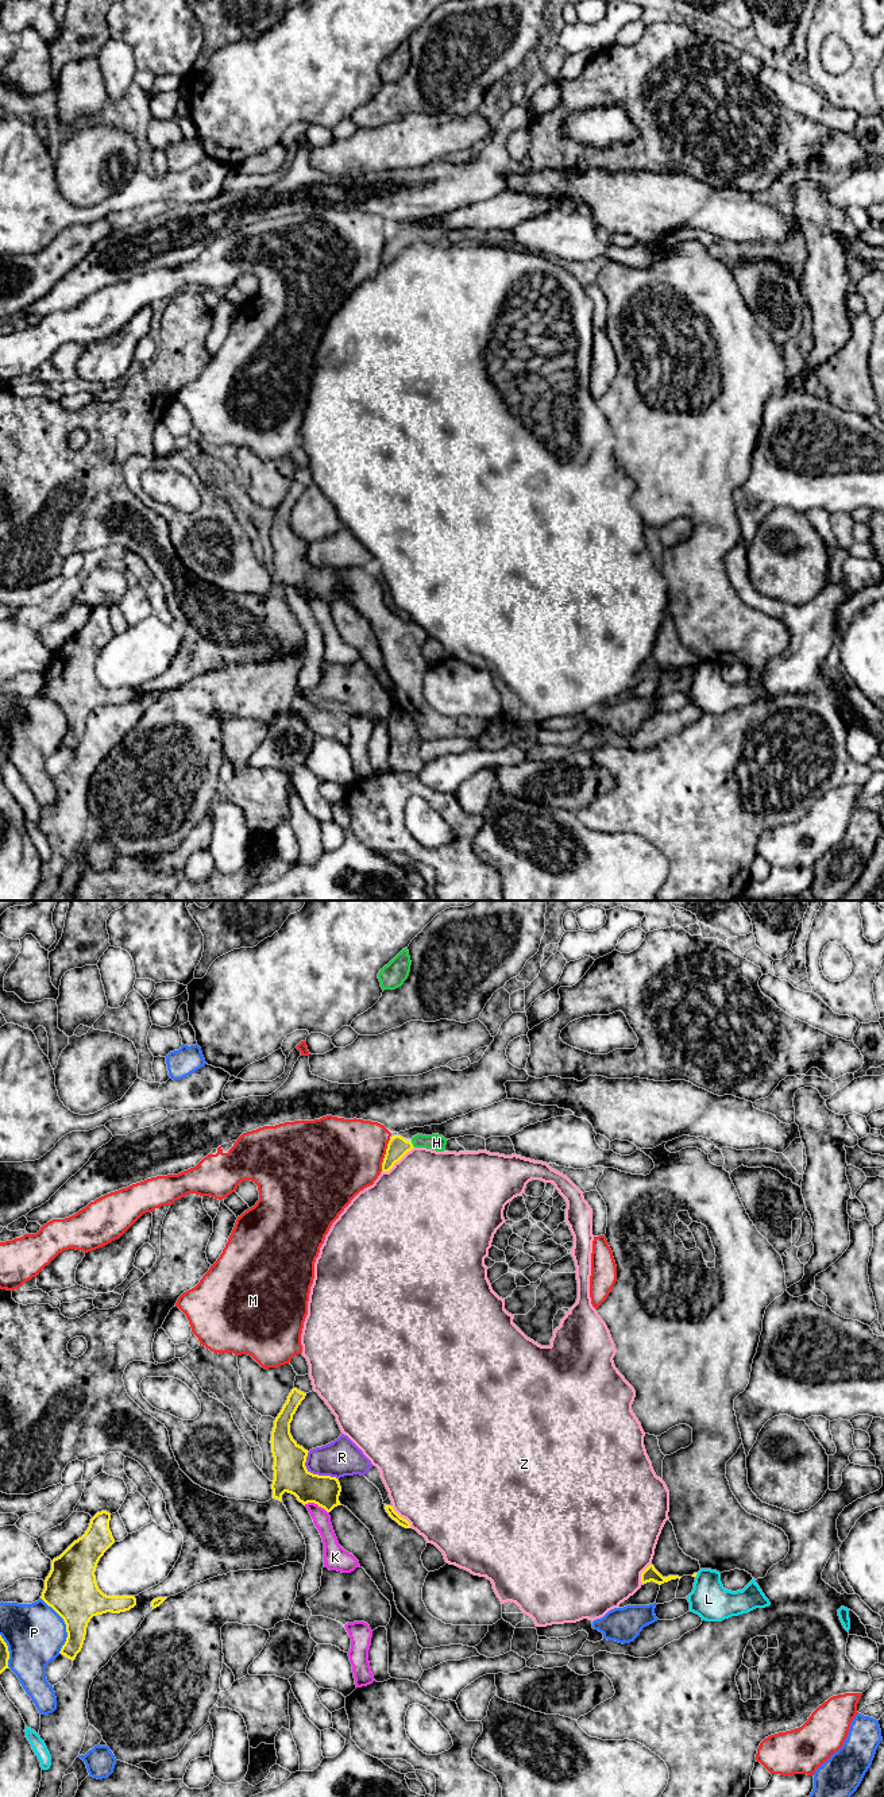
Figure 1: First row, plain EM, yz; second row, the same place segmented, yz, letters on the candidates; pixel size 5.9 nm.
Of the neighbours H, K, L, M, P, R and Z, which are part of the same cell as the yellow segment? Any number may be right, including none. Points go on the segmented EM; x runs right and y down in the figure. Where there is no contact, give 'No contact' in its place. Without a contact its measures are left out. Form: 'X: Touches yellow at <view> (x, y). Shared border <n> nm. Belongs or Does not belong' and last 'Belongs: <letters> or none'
H: Touches yellow at yz (412, 1144). Shared border 50 nm. Belongs
K: Touches yellow at yz (316, 1503). Shared border 160 nm. Does not belong
L: Touches yellow at yz (695, 1576). Shared border 40 nm. Does not belong
M: Touches yellow at yz (385, 1155). Shared border 200 nm. Does not belong
P: Touches yellow at yz (66, 1626). Shared border 360 nm. Does not belong
R: Touches yellow at yz (315, 1474). Shared border 240 nm. Does not belong
Z: Touches yellow at yz (397, 1161). Shared border 240 nm. Does not belong
Belongs: H

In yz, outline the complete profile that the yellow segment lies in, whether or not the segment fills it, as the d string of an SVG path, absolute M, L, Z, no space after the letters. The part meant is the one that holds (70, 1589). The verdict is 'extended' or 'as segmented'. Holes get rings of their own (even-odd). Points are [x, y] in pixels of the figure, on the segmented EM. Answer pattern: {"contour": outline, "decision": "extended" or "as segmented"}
{"contour": "M97 1512L89 1523L85 1534L74 1540L59 1557L51 1561L51 1570L45 1580L40 1599L51 1607L65 1621L67 1638L59 1654L74 1661L81 1651L88 1623L93 1616L107 1612L120 1613L136 1605L135 1596L107 1596L96 1582L96 1567L104 1553L115 1543L109 1530L111 1513Z", "decision": "as segmented"}

